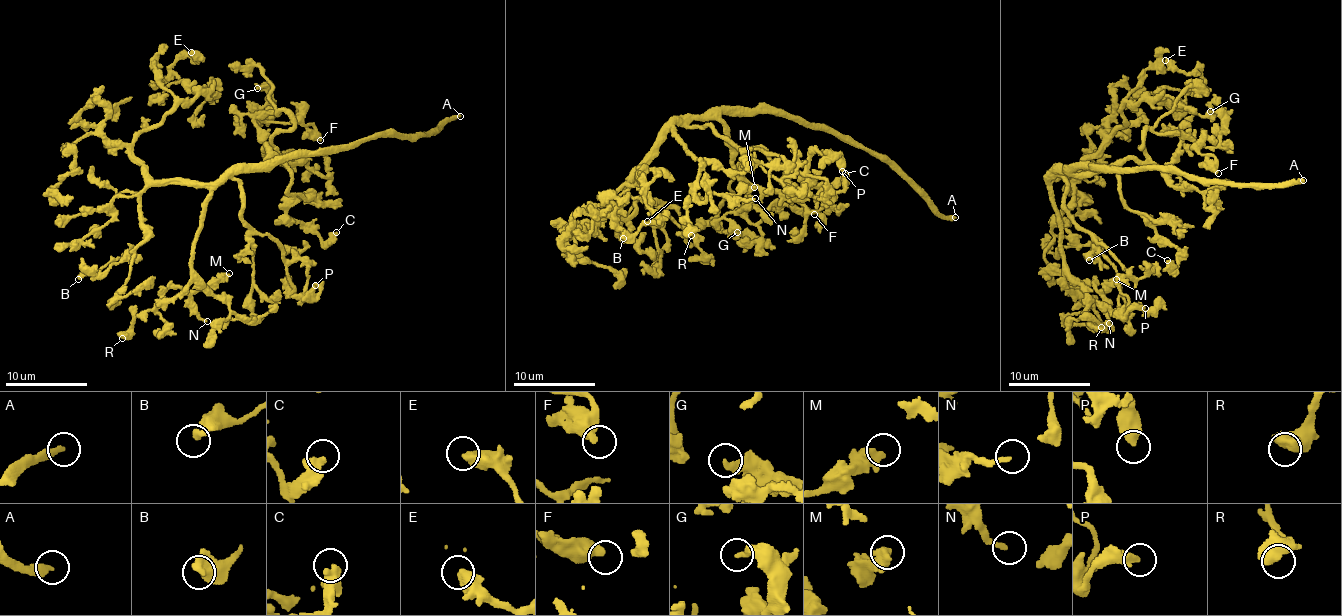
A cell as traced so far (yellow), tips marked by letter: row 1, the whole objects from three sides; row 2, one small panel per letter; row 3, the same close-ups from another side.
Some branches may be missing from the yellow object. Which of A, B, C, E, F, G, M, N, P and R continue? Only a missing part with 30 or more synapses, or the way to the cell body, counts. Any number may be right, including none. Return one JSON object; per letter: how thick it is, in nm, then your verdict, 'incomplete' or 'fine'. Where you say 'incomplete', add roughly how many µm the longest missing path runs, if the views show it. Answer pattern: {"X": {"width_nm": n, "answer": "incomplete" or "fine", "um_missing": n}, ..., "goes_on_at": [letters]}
{"A": {"width_nm": 260, "answer": "incomplete", "um_missing": 110}, "B": {"width_nm": 380, "answer": "fine"}, "C": {"width_nm": 360, "answer": "fine"}, "E": {"width_nm": 480, "answer": "fine"}, "F": {"width_nm": 480, "answer": "fine"}, "G": {"width_nm": 320, "answer": "fine"}, "M": {"width_nm": 440, "answer": "fine"}, "N": {"width_nm": 140, "answer": "fine"}, "P": {"width_nm": 480, "answer": "fine"}, "R": {"width_nm": 550, "answer": "fine"}, "goes_on_at": ["A"]}

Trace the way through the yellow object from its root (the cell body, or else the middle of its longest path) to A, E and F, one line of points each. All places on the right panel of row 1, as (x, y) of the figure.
A: (1055, 178), (1059, 171), (1073, 175), (1077, 167), (1124, 173), (1138, 166), (1234, 183), (1283, 186), (1303, 180)
E: (1055, 178), (1079, 169), (1126, 127), (1124, 103), (1200, 81), (1200, 69), (1183, 73), (1165, 60)
F: (1055, 178), (1101, 171), (1123, 159), (1145, 161), (1143, 137), (1152, 129), (1187, 133), (1218, 173)

